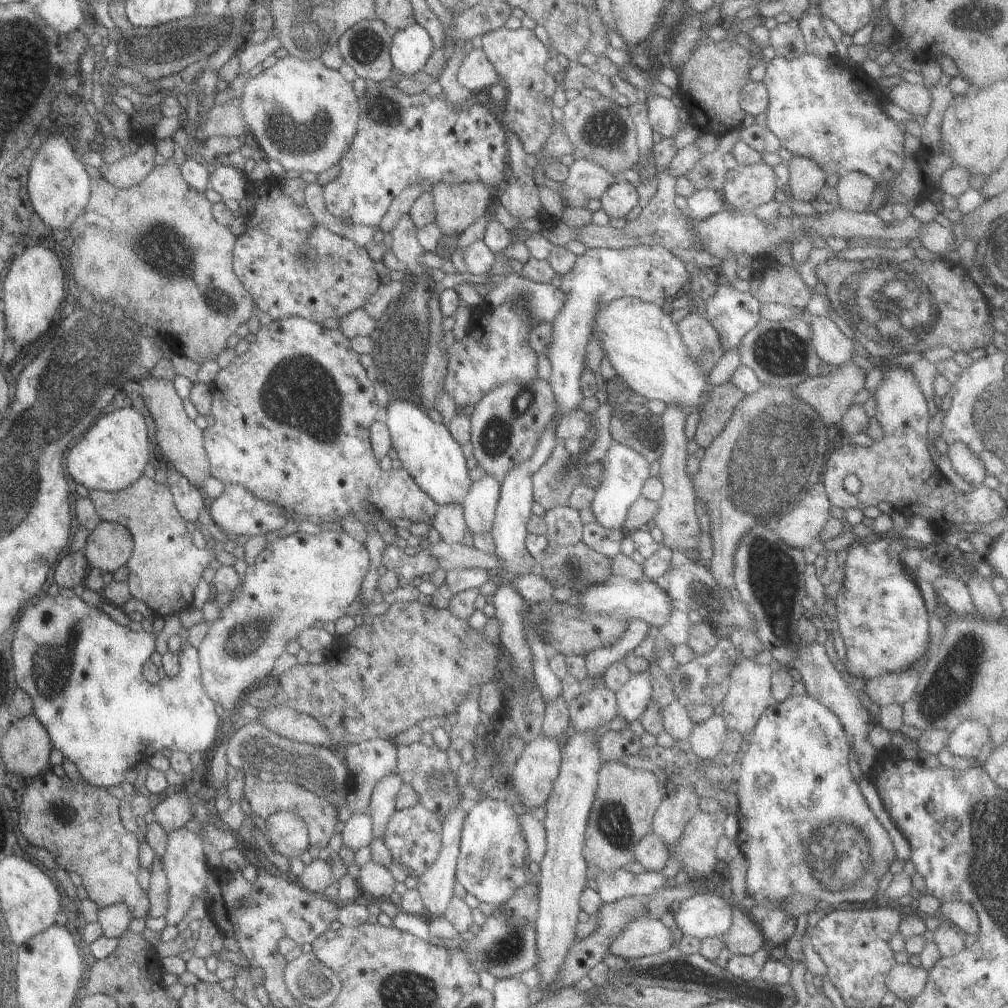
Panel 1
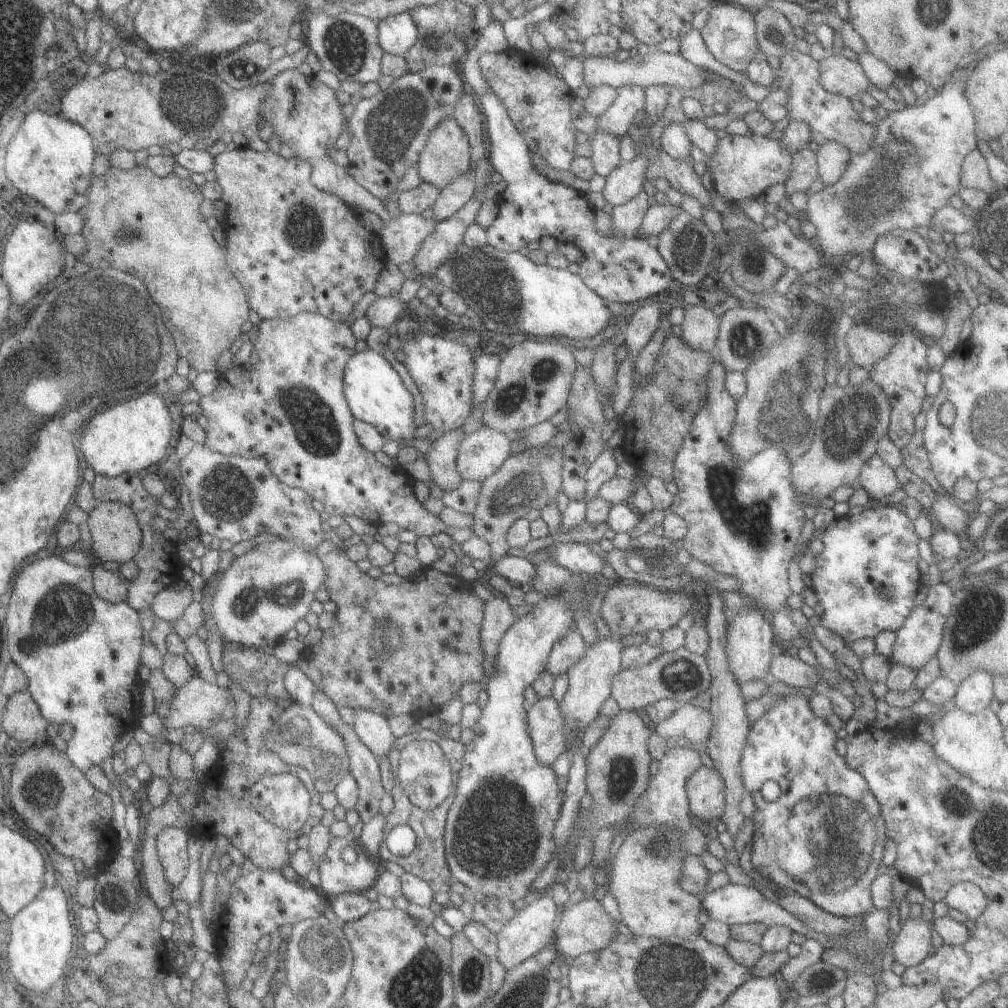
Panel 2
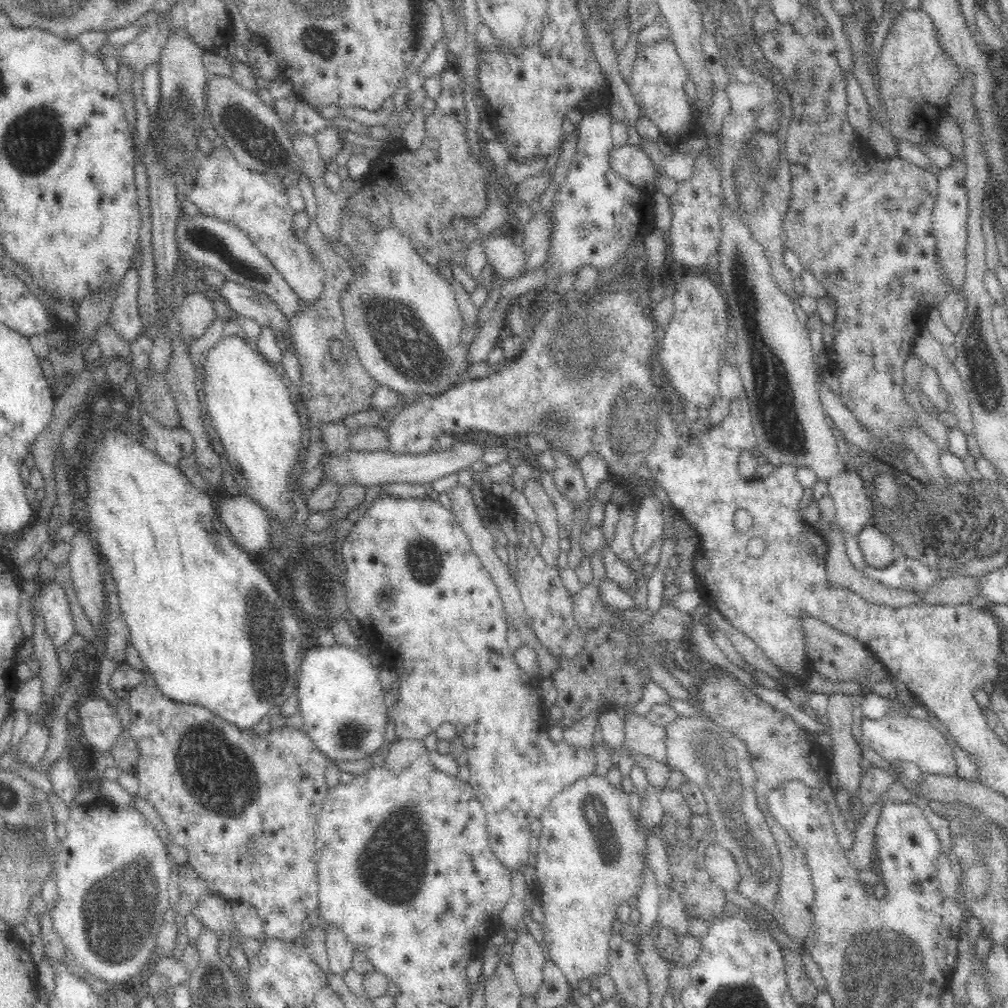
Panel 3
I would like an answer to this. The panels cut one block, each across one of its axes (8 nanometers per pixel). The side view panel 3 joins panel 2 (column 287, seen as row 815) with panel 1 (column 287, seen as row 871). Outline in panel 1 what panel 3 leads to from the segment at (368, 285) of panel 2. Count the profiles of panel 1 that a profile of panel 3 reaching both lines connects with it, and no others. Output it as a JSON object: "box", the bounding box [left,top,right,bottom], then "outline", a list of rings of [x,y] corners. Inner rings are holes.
{"box":[231,180,380,324],"outline":[[[248,180],[247,186],[245,198],[250,203],[250,212],[246,215],[245,230],[241,232],[241,235],[236,237],[235,243],[233,244],[231,267],[237,281],[253,300],[256,310],[266,313],[272,320],[295,316],[320,324],[327,318],[341,319],[342,317],[345,317],[345,314],[362,308],[365,305],[365,302],[373,295],[373,292],[380,286],[377,274],[374,270],[373,260],[368,256],[365,248],[358,246],[351,240],[345,239],[340,235],[337,236],[337,234],[332,234],[329,230],[325,229],[324,226],[317,224],[303,203],[296,204],[289,196],[283,194],[277,186],[270,188],[266,185],[265,181],[262,183],[254,183]]]}

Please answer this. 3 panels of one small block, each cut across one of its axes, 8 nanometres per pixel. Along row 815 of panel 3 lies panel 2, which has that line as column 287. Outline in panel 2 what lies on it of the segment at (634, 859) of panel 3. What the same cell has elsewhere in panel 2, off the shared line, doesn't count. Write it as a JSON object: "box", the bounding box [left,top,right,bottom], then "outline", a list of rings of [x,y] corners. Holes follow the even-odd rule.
{"box":[209,539,325,651],"outline":[[[281,539],[257,543],[241,556],[233,558],[231,564],[219,576],[219,582],[211,596],[209,616],[219,634],[219,640],[267,651],[284,638],[298,620],[310,612],[309,604],[314,599],[313,594],[323,582],[325,582],[325,566],[314,552]]]}

